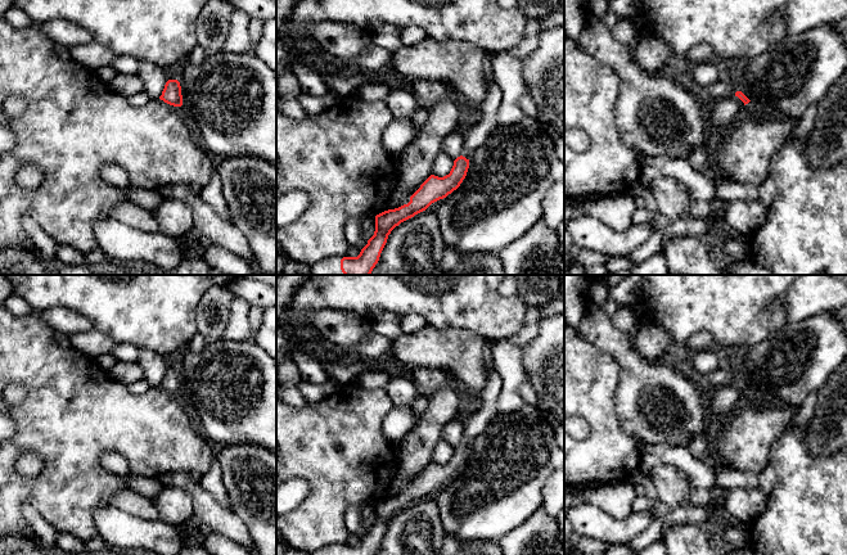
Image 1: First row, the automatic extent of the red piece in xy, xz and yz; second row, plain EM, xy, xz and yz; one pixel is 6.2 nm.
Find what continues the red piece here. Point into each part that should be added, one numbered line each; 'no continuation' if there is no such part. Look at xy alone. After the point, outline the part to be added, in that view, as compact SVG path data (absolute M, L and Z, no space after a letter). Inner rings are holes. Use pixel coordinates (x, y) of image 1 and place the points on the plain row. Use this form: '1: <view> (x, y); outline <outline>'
no continuation

